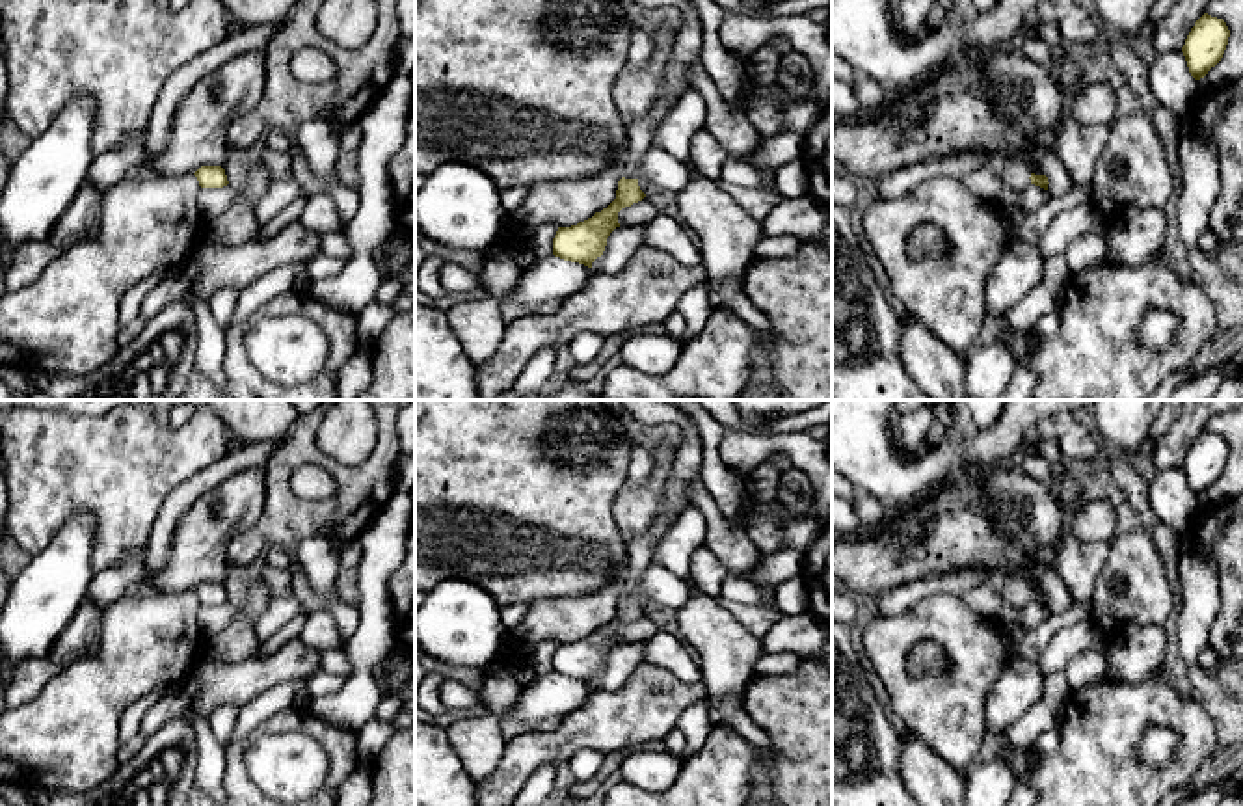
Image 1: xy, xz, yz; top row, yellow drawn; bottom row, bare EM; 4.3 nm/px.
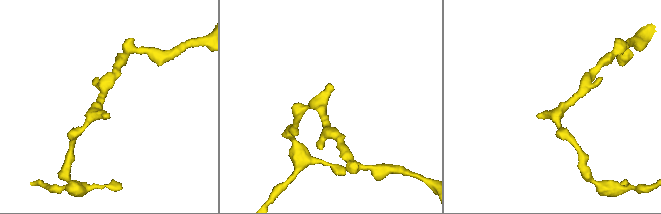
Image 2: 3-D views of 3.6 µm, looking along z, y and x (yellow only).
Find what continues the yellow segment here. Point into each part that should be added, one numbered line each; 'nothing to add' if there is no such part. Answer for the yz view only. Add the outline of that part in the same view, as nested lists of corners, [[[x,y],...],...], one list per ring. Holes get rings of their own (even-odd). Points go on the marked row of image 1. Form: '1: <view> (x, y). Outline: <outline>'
1: yz (1015, 175). Outline: [[[1009,160],[994,166],[997,179],[1009,188],[1022,192],[1031,184],[1031,173],[1020,160]]]

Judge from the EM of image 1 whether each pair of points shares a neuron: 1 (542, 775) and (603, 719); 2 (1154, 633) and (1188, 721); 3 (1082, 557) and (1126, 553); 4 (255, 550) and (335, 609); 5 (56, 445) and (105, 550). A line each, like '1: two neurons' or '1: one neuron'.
1: two neurons
2: two neurons
3: two neurons
4: two neurons
5: one neuron

